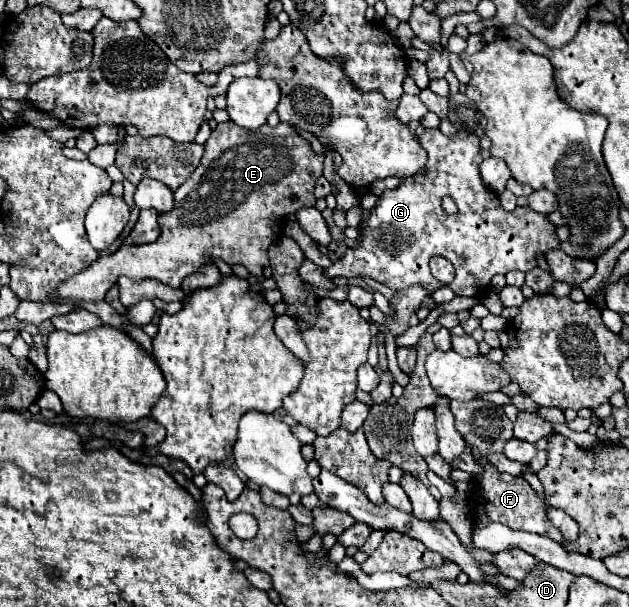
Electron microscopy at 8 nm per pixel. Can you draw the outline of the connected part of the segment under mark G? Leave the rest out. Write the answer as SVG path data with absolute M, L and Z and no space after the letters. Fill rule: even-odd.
M425 130L425 134L419 138L421 146L427 150L429 160L427 160L427 174L415 174L407 177L399 188L395 190L385 190L379 196L379 202L371 210L369 224L365 228L365 234L361 236L359 244L355 248L349 248L347 254L333 262L329 268L325 268L325 274L329 278L337 276L367 276L373 278L391 290L401 290L411 284L423 284L429 292L435 292L443 284L431 276L429 270L429 260L431 256L443 256L455 266L455 278L449 284L449 288L457 296L481 296L483 292L489 290L491 278L495 274L507 274L513 270L527 272L535 268L535 252L547 252L551 248L559 246L555 226L547 220L545 214L537 214L525 208L515 208L513 212L505 212L499 206L499 198L495 192L487 190L481 182L479 176L479 162L483 160L479 156L479 138L469 134L469 132L457 132L453 138L443 136L441 130ZM443 196L451 196L457 204L457 214L447 214L441 206Z

